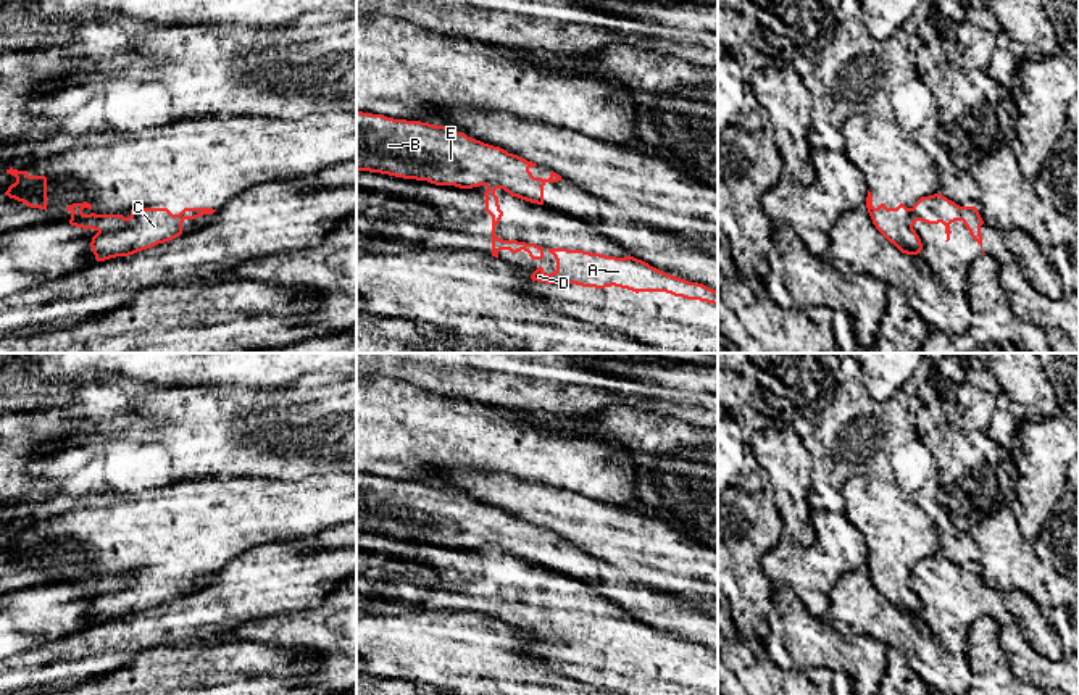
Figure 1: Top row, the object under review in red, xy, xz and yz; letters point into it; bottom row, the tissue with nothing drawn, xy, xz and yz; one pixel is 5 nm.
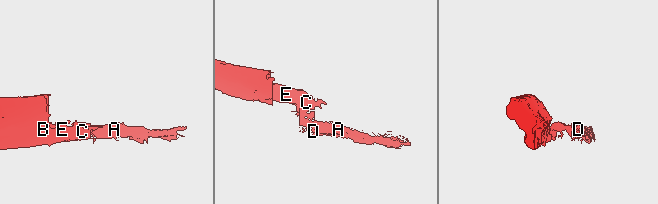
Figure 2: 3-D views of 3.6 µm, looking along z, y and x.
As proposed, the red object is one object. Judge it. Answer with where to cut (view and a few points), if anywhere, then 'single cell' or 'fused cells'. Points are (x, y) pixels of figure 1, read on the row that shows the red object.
cut xz (483, 184), (494, 183), (502, 187); fused cells

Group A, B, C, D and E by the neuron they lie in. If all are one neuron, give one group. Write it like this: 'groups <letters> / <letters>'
groups A D / B C E

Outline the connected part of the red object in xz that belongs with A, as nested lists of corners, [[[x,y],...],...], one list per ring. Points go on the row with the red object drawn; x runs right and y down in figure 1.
[[[548,248],[556,260],[550,274],[539,266],[531,279],[545,284],[576,284],[582,287],[621,287],[639,292],[666,292],[687,300],[718,305],[718,292],[685,279],[666,274],[634,256],[606,256],[584,250]]]

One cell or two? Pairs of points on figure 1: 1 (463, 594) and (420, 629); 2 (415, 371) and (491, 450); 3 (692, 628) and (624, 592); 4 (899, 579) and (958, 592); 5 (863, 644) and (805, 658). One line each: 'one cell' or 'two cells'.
1: two cells
2: two cells
3: one cell
4: two cells
5: one cell

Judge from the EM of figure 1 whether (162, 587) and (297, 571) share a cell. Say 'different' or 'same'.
different

